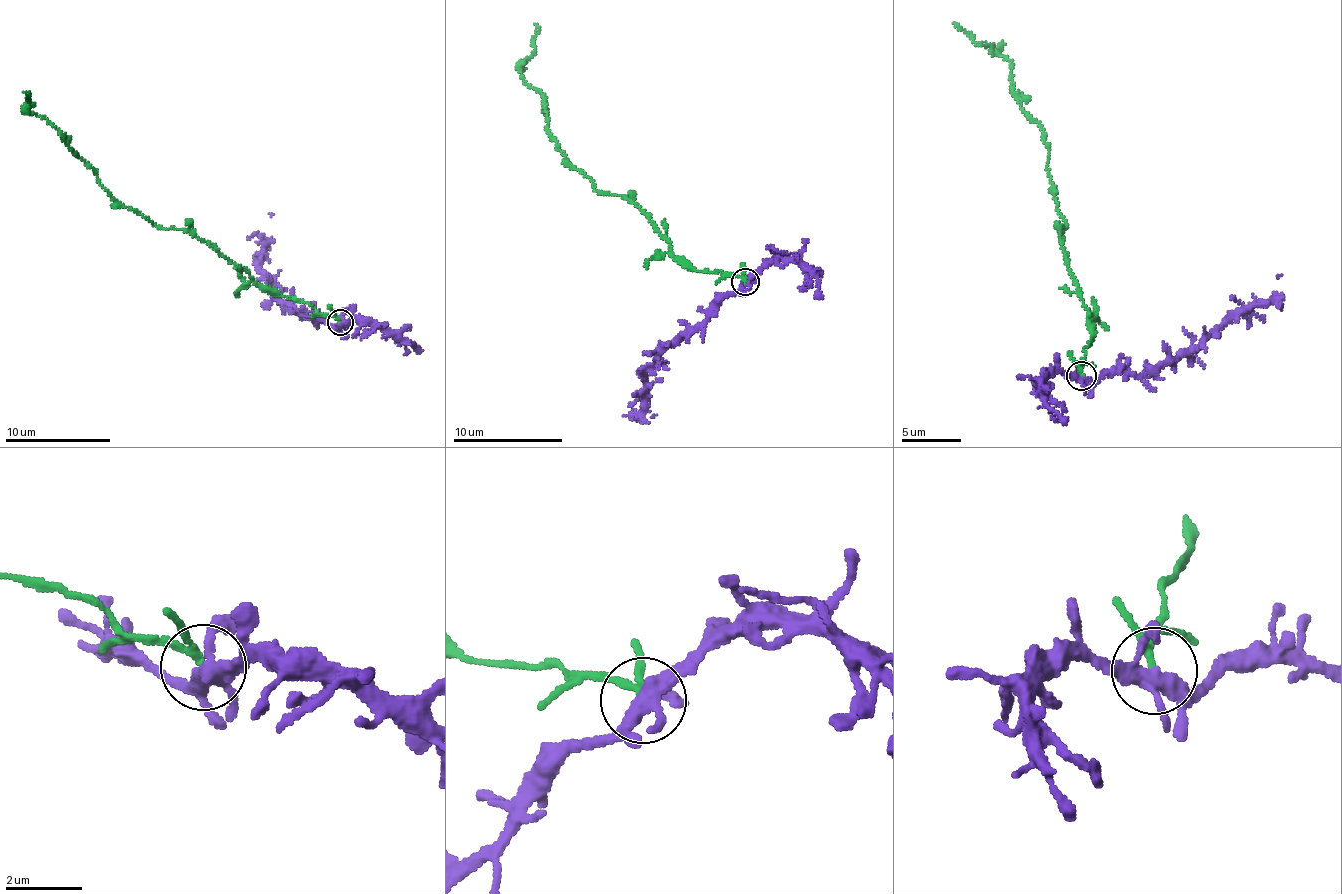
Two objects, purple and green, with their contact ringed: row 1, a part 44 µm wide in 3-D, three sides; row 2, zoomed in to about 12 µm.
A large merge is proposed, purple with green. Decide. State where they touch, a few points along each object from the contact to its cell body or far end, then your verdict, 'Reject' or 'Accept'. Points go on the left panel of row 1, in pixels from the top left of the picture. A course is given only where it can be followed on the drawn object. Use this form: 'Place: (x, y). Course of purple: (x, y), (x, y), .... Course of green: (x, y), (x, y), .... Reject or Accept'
Place: (340, 322). Course of purple: (339, 321), (336, 325), (298, 313), (279, 299), (261, 266), (268, 244), (263, 234), (271, 216), (269, 213). Course of green: (339, 321), (271, 293), (204, 242), (159, 228), (110, 195), (59, 131), (27, 111), (33, 104), (23, 92). Reject

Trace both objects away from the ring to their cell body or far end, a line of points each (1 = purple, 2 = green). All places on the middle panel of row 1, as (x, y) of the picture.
1: (744, 281), (701, 323), (688, 327), (644, 374), (646, 409), (640, 418), (653, 415), (651, 417)
2: (744, 281), (682, 267), (640, 207), (622, 195), (598, 194), (573, 169), (542, 97), (523, 78), (534, 24)

